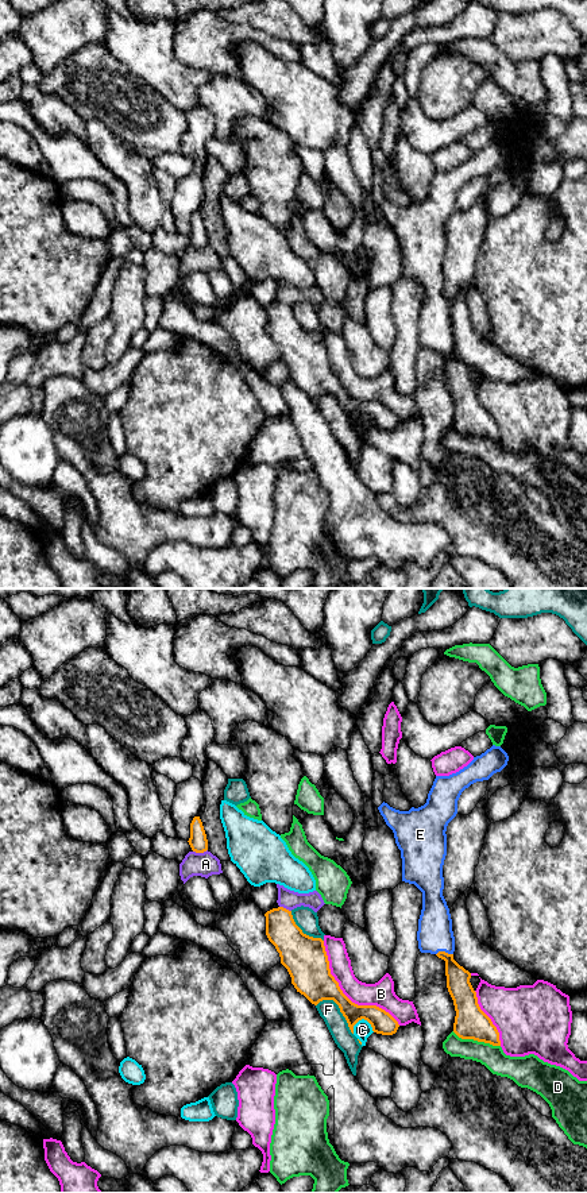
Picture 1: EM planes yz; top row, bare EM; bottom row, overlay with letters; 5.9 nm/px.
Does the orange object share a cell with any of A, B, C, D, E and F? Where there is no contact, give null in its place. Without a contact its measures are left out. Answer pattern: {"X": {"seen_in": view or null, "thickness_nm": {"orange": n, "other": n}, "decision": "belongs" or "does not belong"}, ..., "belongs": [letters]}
{"A": {"seen_in": "yz", "thickness_nm": {"orange": 110, "other": 150}, "decision": "does not belong"}, "B": {"seen_in": "yz", "thickness_nm": {"orange": 240, "other": 150}, "decision": "does not belong"}, "C": {"seen_in": "yz", "thickness_nm": {"orange": 140, "other": 110}, "decision": "does not belong"}, "D": {"seen_in": "yz", "thickness_nm": {"orange": 190, "other": 140}, "decision": "does not belong"}, "E": {"seen_in": "yz", "thickness_nm": {"orange": 140, "other": 220}, "decision": "belongs"}, "F": {"seen_in": "yz", "thickness_nm": {"orange": 220, "other": 120}, "decision": "does not belong"}, "belongs": ["E"]}

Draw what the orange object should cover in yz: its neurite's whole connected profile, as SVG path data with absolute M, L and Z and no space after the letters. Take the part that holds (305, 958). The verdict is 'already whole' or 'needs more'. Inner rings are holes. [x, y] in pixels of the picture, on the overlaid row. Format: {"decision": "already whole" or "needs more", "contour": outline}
{"decision": "already whole", "contour": "M278 907L267 911L264 916L266 935L279 953L281 964L287 969L297 992L314 1005L323 1000L333 1000L352 1034L354 1026L362 1019L367 1020L376 1034L397 1032L399 1024L389 1012L376 1005L358 1005L343 993L331 974L324 941L304 934L291 911Z"}

